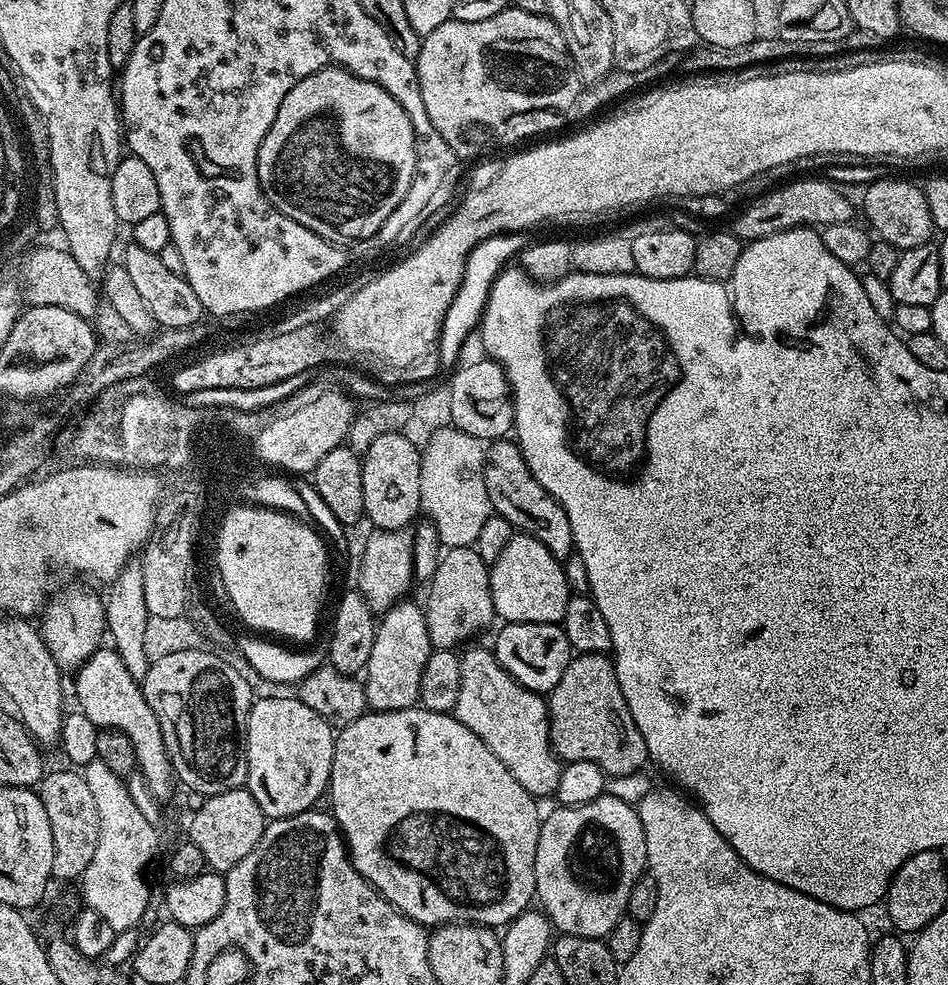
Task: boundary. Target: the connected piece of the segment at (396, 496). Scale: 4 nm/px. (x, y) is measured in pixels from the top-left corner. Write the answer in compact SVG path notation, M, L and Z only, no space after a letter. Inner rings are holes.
M403 431L384 434L382 438L377 438L373 443L370 444L370 448L367 453L362 456L362 498L364 499L364 515L366 517L367 523L372 523L371 526L376 530L383 530L385 532L398 532L404 529L407 529L409 526L408 523L417 515L421 515L422 509L420 506L420 473L422 471L422 452L417 445L411 444L405 438Z

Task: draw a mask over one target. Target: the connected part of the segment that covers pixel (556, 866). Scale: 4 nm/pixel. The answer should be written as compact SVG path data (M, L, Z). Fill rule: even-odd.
M605 794L594 798L594 802L586 802L585 804L566 804L556 806L552 813L543 817L540 833L538 834L538 850L534 858L534 878L536 879L536 895L535 899L540 900L539 907L542 909L548 921L551 922L553 929L557 933L566 936L581 936L582 938L594 938L599 940L606 938L610 934L610 930L614 930L616 923L623 918L628 910L628 899L630 898L630 890L634 890L634 882L638 882L638 878L645 875L648 867L648 855L646 854L646 834L644 827L640 821L639 811L635 807L624 803L620 796L611 796Z

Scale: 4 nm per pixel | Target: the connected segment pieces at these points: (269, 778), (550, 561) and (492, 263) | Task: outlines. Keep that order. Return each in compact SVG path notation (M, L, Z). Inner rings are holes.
M295 695L268 696L265 700L257 699L248 715L248 791L254 794L258 806L265 817L283 818L296 816L309 811L312 804L321 795L325 795L328 779L332 776L332 745L334 729L321 716L314 714Z
M514 534L506 542L502 554L490 566L490 590L493 594L495 615L501 621L546 622L560 624L566 614L566 602L570 589L566 574L556 553L544 545L539 535L520 536Z
M505 232L503 236L491 236L483 240L470 254L466 262L466 270L462 282L458 286L458 294L454 294L454 302L450 302L450 310L446 310L444 325L440 327L438 353L444 364L455 365L460 356L460 347L468 340L468 335L477 331L488 304L488 295L497 276L504 271L509 262L515 261L520 253L528 247L527 235ZM508 260L508 261L507 261Z

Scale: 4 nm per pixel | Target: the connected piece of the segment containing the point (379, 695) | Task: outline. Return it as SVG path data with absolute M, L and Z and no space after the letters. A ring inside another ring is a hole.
M411 598L393 604L379 617L374 646L370 646L368 665L362 673L368 708L373 712L389 712L417 707L422 670L426 670L426 662L433 650L427 632L425 609L419 603L416 605Z

